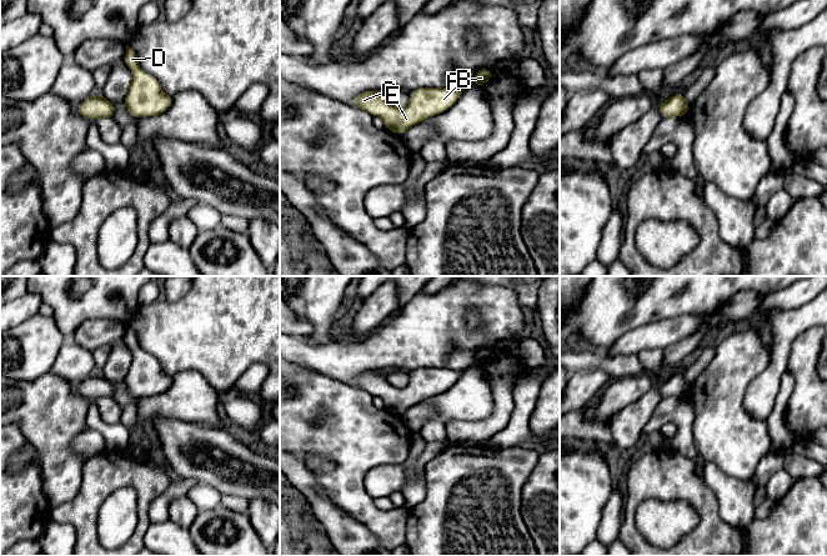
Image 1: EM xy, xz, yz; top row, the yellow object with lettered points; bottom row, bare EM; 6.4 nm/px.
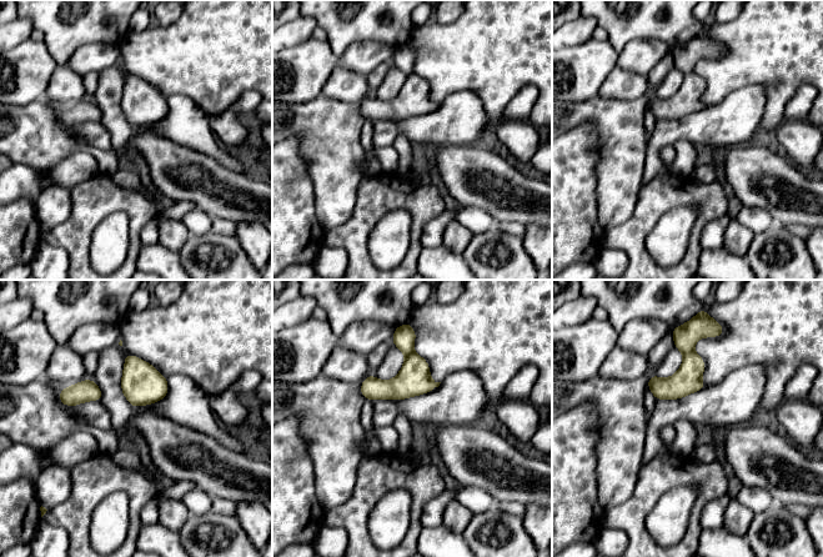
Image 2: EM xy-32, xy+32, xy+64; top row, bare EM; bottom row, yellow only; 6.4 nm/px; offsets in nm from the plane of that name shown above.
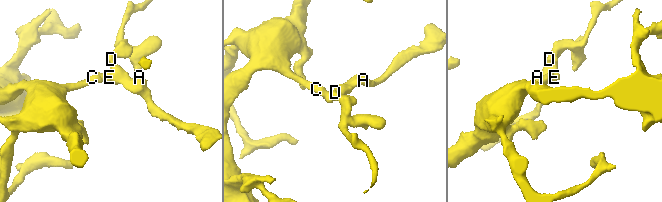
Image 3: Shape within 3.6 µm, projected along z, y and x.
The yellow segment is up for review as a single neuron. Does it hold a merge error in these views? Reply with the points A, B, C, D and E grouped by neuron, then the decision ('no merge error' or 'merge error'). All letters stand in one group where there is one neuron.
A B C D E; no merge error

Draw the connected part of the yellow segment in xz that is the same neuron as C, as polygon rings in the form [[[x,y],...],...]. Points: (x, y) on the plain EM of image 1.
[[[418,367],[410,371],[409,384],[399,389],[391,386],[384,374],[369,370],[355,376],[350,384],[380,397],[386,409],[402,416],[411,406],[451,387],[462,371],[450,367]]]

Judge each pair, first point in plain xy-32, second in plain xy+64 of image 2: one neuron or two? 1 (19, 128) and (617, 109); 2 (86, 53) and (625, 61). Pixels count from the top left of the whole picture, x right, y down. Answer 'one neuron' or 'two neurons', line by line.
1: one neuron
2: one neuron

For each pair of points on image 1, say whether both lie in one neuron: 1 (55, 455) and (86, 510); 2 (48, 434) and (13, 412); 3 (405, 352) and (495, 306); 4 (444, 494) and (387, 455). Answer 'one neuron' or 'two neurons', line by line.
1: two neurons
2: one neuron
3: one neuron
4: two neurons

